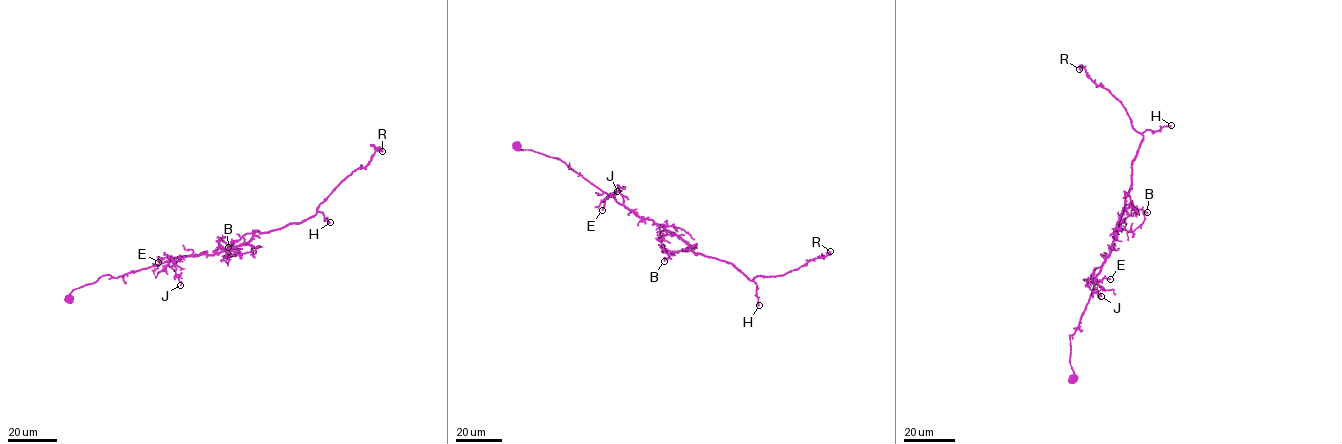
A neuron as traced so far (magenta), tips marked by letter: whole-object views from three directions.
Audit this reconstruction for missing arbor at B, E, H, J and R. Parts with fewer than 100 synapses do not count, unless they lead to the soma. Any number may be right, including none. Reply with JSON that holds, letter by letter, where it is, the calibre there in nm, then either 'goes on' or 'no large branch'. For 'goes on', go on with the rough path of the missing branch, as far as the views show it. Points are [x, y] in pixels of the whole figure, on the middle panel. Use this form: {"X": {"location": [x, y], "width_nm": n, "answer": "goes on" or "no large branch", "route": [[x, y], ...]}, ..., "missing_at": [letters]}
{"B": {"location": [664, 261], "width_nm": 120, "answer": "no large branch"}, "E": {"location": [602, 210], "width_nm": 180, "answer": "no large branch"}, "H": {"location": [759, 305], "width_nm": 180, "answer": "no large branch"}, "J": {"location": [617, 191], "width_nm": 150, "answer": "no large branch"}, "R": {"location": [830, 251], "width_nm": 360, "answer": "no large branch"}, "missing_at": []}

